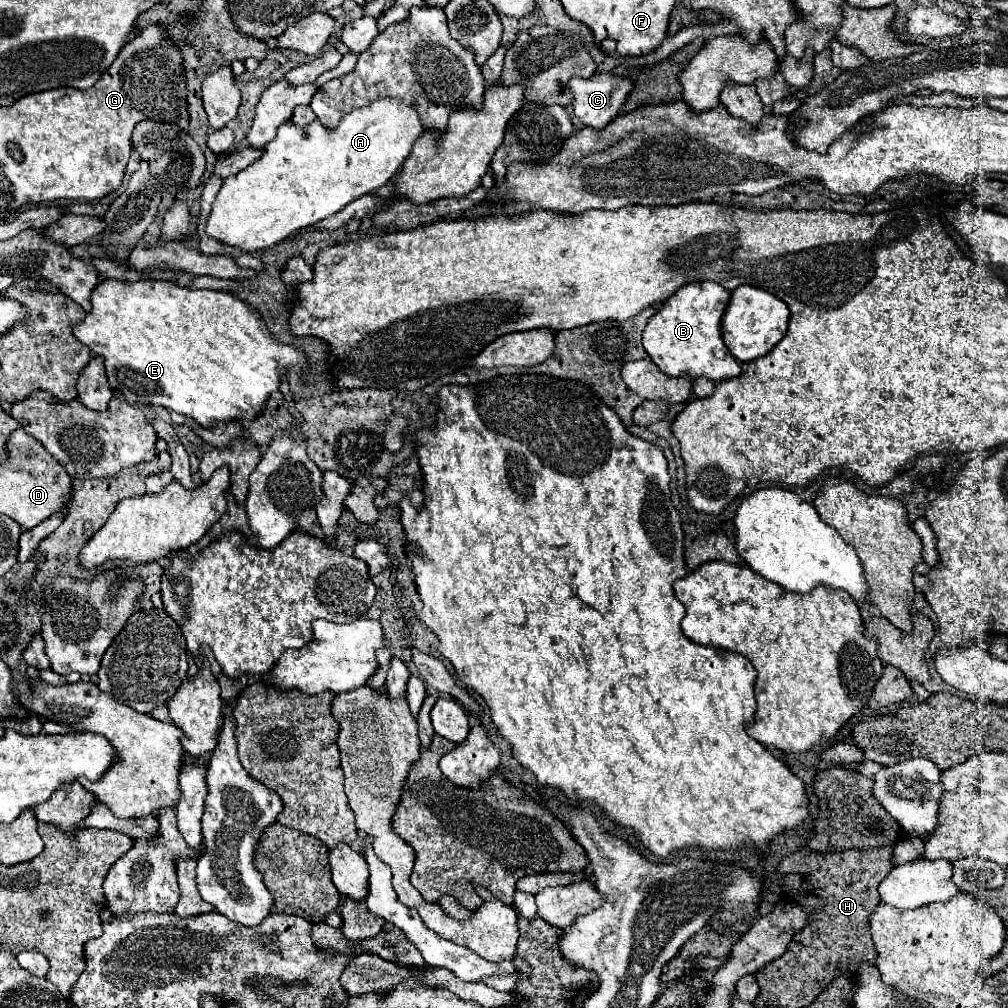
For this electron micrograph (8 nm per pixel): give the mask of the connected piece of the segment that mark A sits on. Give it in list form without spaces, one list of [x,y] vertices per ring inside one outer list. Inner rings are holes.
[[[384,98],[350,112],[336,130],[324,128],[318,120],[298,126],[284,122],[264,154],[236,176],[224,180],[212,212],[206,220],[206,234],[222,244],[258,254],[294,232],[308,228],[352,200],[384,186],[400,168],[412,144],[422,134],[420,118],[406,104]]]

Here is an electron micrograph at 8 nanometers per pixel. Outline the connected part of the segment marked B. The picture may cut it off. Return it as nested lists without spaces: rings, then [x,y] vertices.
[[[692,282],[680,288],[674,296],[664,302],[642,334],[646,354],[654,364],[668,376],[690,376],[710,378],[722,382],[740,376],[740,362],[730,354],[722,340],[722,316],[728,308],[730,292],[716,282]]]

